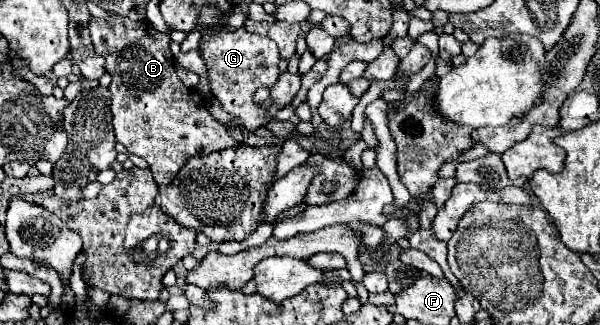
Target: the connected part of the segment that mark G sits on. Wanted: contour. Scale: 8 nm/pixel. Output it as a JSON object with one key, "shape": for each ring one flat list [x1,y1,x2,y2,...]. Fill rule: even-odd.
{"shape":[[244,27,238,31,222,31,212,37,202,37,200,49,202,49,202,59,208,65,208,77,210,77,210,89,212,95,222,103,222,107,238,115,244,123,246,129,254,131,262,125,268,123,266,119,266,105,258,105,252,101,252,95,256,89,268,85,272,87,278,79,278,63,280,63,280,53,276,43,272,43,268,37,256,37,248,33]]}

